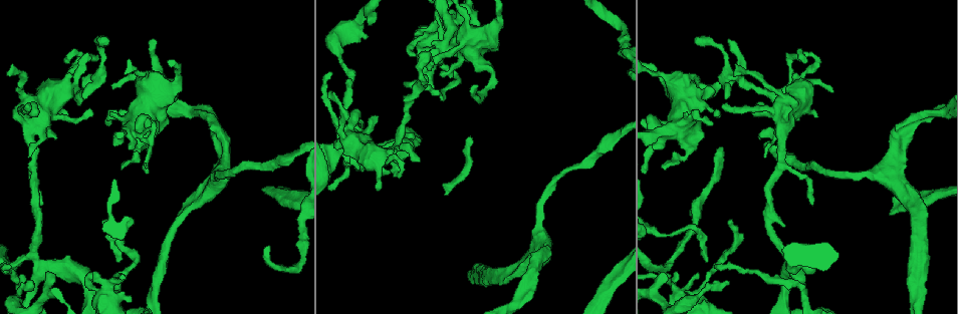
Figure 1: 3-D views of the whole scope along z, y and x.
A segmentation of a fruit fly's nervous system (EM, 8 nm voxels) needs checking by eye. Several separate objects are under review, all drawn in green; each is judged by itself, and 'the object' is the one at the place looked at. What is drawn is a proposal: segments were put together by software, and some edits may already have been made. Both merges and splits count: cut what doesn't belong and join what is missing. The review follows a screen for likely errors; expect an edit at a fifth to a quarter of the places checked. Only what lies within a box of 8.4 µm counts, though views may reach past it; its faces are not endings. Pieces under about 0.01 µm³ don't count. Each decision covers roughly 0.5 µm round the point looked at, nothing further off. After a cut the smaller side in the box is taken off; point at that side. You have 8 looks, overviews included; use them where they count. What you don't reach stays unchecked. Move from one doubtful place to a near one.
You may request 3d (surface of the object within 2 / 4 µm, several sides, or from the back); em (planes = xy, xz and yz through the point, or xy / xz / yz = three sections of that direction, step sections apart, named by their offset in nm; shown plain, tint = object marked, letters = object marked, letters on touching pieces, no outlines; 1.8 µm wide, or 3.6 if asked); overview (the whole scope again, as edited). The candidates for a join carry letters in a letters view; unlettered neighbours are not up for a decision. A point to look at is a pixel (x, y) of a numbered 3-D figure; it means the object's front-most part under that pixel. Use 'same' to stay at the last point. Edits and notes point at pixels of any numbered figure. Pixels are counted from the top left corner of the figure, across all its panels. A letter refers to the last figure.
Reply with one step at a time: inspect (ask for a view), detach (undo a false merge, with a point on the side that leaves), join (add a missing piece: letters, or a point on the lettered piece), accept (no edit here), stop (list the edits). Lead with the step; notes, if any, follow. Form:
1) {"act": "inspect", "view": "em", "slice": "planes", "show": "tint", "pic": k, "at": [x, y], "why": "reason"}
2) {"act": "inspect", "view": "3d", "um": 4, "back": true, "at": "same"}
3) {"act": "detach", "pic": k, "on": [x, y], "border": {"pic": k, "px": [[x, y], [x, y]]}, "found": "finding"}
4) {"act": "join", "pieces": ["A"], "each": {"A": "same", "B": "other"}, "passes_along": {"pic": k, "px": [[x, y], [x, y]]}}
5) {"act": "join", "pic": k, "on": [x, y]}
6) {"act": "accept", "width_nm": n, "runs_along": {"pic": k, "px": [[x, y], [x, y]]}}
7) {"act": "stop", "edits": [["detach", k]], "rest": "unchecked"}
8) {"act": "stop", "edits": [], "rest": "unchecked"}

{"act": "inspect", "view": "em", "slice": "planes", "show": "letters", "pic": 1, "at": [779, 135], "why": "calibre changes"}

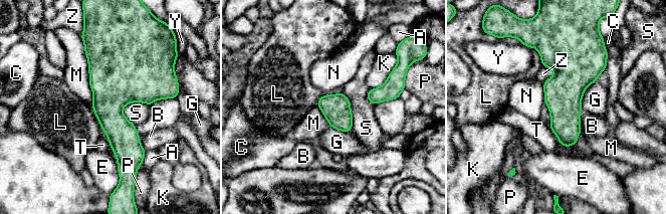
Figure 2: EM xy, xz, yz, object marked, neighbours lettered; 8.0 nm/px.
{"act": "accept", "width_nm": 220, "each": {"A": "other", "B": "other", "C": "other", "E": "other", "G": "other", "K": "other", "L": "other", "M": "other", "N": "other", "P": "other", "S": "other", "T": "other", "Y": "other", "Z": "other"}, "border": {"pic": 2, "px": [[149, 104], [129, 102], [122, 113]]}, "found": "one neuron here"}

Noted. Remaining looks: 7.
{"act": "inspect", "view": "3d", "um": 2, "pic": 1, "at": [524, 265], "why": "sudden change in width"}

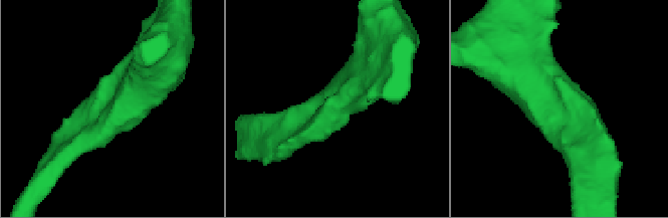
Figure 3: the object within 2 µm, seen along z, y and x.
{"act": "inspect", "view": "em", "slice": "planes", "show": "tint", "pic": 3, "at": [113, 112], "arm_widths_nm": [220, 460], "why": "need the tissue"}

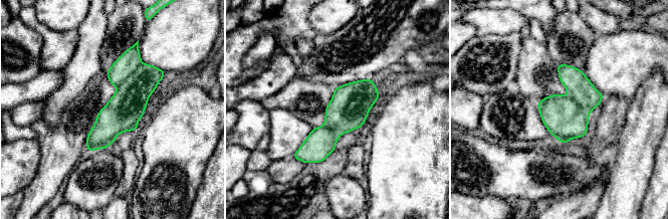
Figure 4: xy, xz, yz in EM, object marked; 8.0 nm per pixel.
{"act": "inspect", "view": "em", "slice": "planes", "show": "letters", "at": "same"}

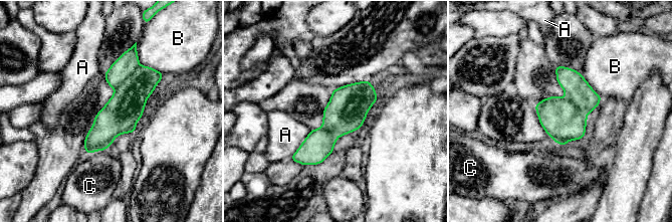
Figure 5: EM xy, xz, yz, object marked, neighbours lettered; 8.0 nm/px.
{"act": "accept", "width_nm": 280, "each": {"A": "other", "B": "other", "C": "other"}, "border": {"pic": 5, "px": [[311, 130], [289, 159]]}, "found": "continuous, no second neuron"}

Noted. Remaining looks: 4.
{"act": "inspect", "view": "em", "um": 3.6, "slice": "yz", "step": 8, "show": "plain", "pic": 1, "at": [439, 63], "why": "free end"}

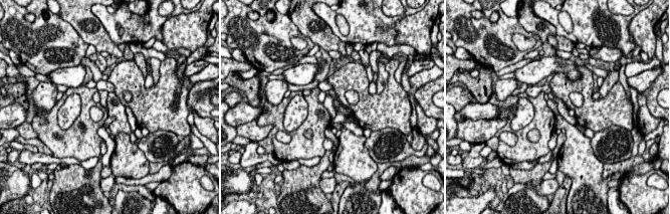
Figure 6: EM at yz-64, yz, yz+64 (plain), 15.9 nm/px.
{"act": "inspect", "view": "em", "um": 3.6, "slice": "yz", "step": 8, "show": "letters", "at": "same"}

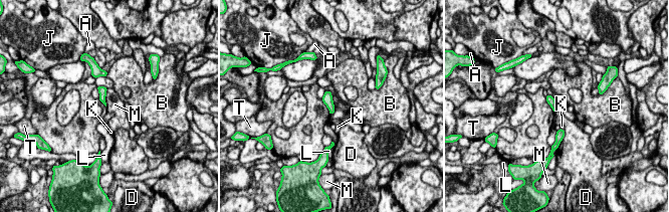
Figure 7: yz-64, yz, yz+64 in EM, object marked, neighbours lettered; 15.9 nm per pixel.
{"act": "accept", "each": {"A": "other", "B": "other", "D": "other", "J": "other", "K": "other", "L": "other", "M": "other", "T": "other"}, "border": {"pic": 7, "px": [[107, 88], [105, 106]]}, "found": "no lettered piece goes on from it"}

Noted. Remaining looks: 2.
{"act": "stop", "edits": [], "rest": "unchecked"}

